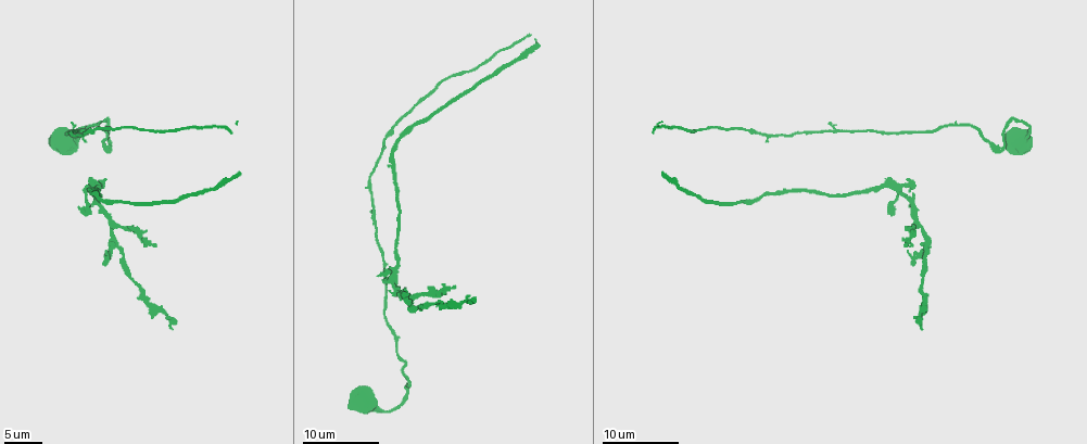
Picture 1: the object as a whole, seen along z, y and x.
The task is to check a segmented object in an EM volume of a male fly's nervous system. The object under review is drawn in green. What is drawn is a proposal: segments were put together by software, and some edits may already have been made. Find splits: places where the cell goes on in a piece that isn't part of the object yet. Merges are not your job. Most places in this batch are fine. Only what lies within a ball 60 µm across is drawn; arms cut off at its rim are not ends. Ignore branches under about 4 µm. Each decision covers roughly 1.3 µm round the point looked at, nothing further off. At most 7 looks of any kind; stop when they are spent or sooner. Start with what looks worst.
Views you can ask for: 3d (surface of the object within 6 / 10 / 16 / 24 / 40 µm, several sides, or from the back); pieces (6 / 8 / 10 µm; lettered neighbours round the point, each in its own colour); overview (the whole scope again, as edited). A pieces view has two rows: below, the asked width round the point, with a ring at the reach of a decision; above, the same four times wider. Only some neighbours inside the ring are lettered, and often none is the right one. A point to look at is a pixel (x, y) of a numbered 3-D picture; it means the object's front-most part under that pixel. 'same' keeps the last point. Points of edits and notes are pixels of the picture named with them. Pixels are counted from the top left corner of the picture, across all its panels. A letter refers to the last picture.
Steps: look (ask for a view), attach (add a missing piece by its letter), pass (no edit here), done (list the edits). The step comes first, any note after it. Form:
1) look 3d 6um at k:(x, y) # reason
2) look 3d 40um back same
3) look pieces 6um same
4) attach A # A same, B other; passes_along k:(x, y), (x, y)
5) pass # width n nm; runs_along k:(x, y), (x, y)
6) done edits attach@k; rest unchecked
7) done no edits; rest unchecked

look 3d 10um at 1:(153, 245)

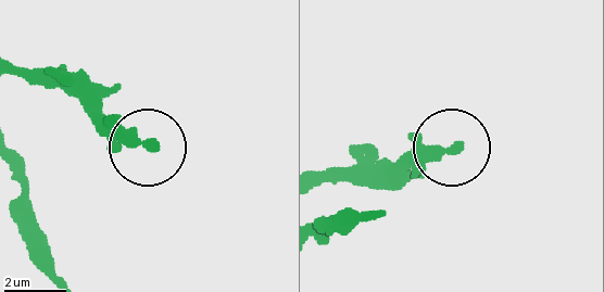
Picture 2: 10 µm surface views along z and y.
look pieces 6um at 2:(153, 146) # see the neighbours

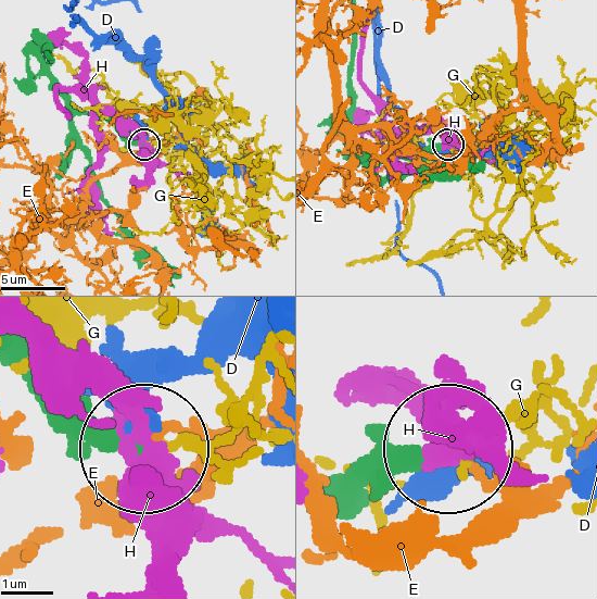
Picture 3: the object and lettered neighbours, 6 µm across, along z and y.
pass # D other, E other, G other, H other; none of them fits

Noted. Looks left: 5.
look 3d 10um at 1:(387, 270) # branch stops here

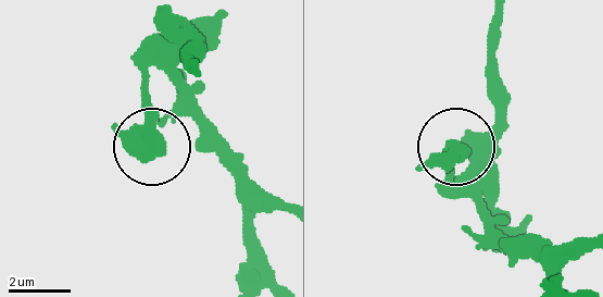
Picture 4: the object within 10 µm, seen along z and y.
look pieces 10um at 4:(461, 149)

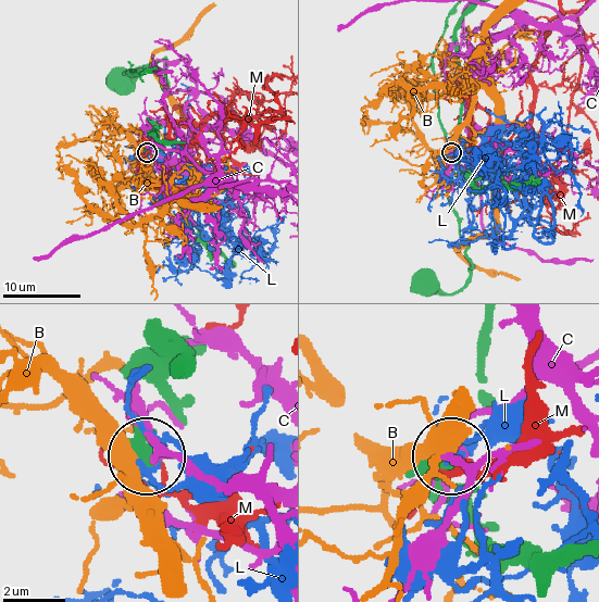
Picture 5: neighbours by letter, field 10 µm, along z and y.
pass # B other, C other, L other, M other; no lettered piece goes on from it

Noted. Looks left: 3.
look 3d 6um at 1:(914, 263) # branch stops here

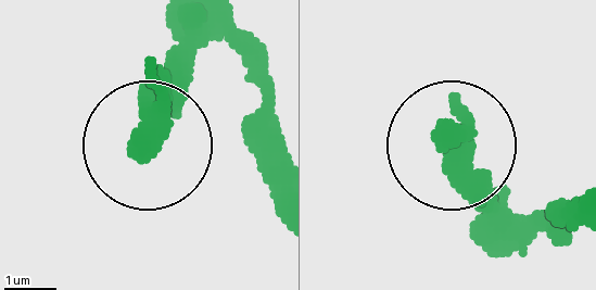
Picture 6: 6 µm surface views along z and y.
look pieces 6um at 6:(143, 154)

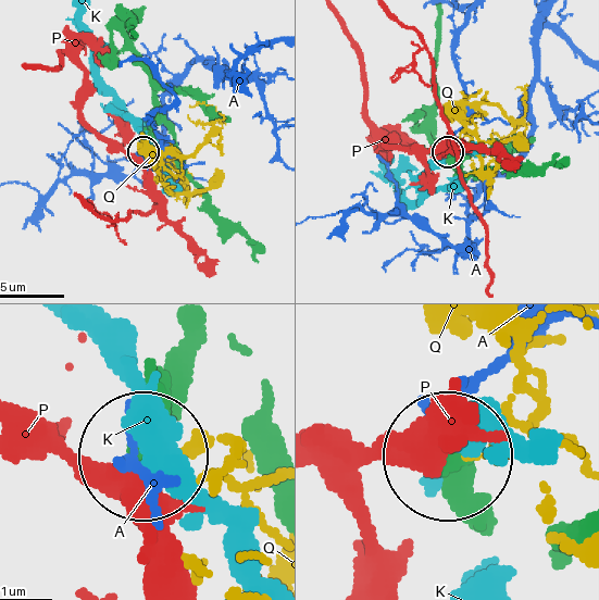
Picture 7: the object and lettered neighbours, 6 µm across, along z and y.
pass # A other, K other, P other, Q other; no lettered piece goes on from it

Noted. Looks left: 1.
done no edits; rest unchecked

